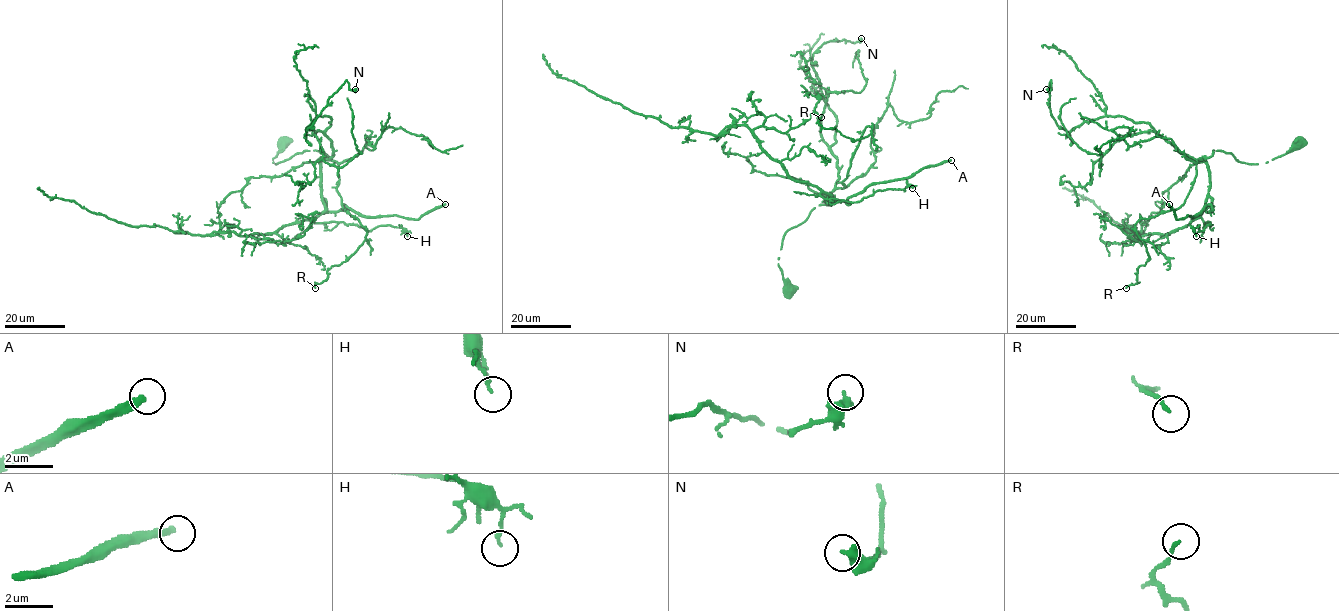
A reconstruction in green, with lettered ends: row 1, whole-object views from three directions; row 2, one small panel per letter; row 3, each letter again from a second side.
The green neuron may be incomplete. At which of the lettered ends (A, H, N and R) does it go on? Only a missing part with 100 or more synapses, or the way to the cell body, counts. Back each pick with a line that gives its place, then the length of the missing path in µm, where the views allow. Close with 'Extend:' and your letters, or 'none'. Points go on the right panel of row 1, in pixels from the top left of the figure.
A: place (1169, 204); missing 140 µm
Extend: A

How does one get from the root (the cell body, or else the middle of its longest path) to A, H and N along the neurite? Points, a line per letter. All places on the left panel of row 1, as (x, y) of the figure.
A: (282, 141), (276, 164), (305, 151), (329, 157), (327, 211), (419, 219), (445, 204)
H: (282, 141), (276, 164), (305, 151), (329, 157), (321, 158), (324, 210), (316, 222), (391, 225), (407, 236)
N: (282, 141), (276, 164), (305, 151), (329, 159), (331, 119), (317, 116), (305, 129), (346, 81), (355, 89)

